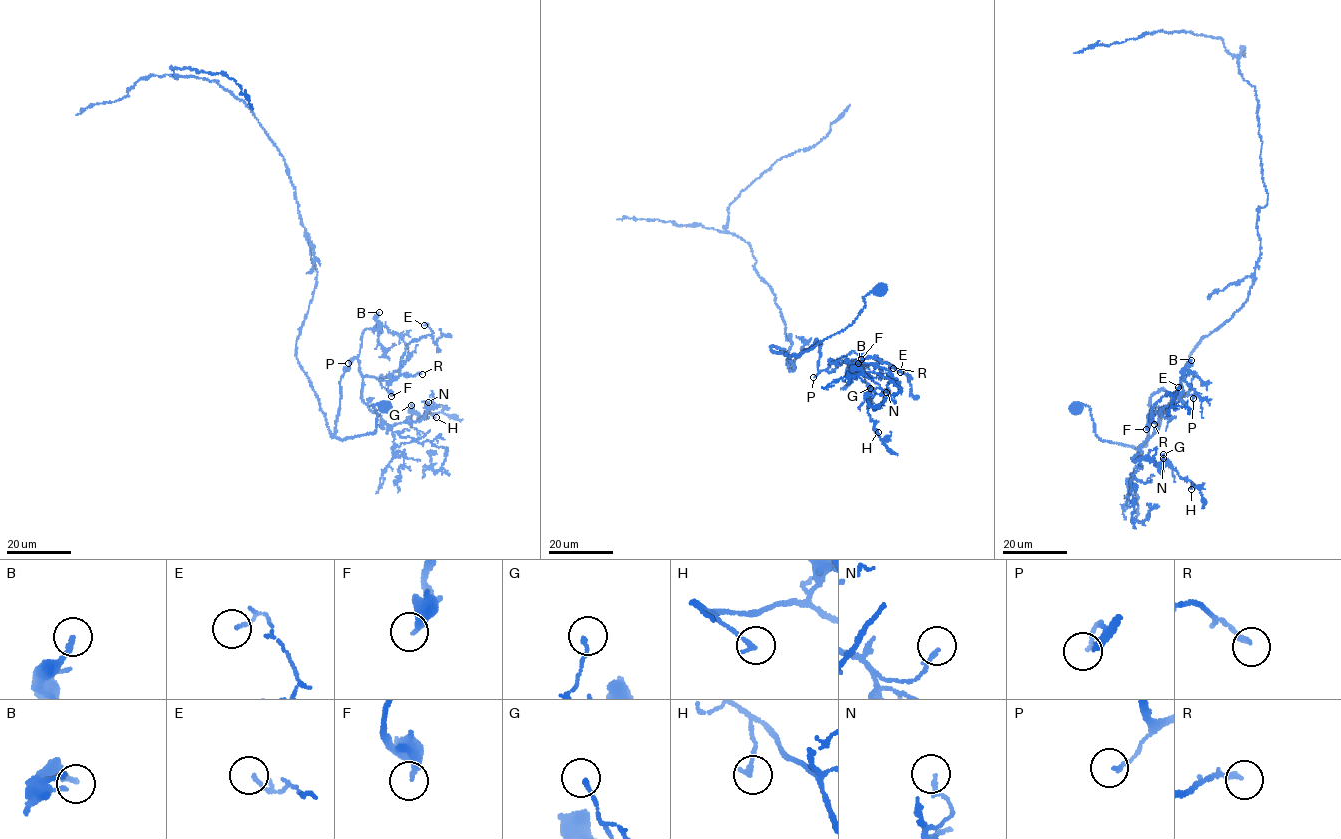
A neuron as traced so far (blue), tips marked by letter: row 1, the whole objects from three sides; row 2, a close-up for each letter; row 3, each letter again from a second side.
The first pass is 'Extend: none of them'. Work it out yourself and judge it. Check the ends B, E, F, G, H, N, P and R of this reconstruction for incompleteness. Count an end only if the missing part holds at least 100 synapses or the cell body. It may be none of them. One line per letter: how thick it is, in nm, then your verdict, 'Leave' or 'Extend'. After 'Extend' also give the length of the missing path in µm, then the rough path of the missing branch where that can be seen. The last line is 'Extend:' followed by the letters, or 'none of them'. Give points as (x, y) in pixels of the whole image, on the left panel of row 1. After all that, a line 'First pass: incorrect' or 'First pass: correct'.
B: Thickness 200 nm. Extend. Missing length about 30 µm. Course of what is missing: (379, 312), (383, 276), (392, 268), (398, 254), (410, 248)
E: Thickness 90 nm. Leave
F: Thickness 280 nm. Leave
G: Thickness 140 nm. Leave
H: Thickness 170 nm. Leave
N: Thickness 130 nm. Leave
P: Thickness 120 nm. Leave
R: Thickness 180 nm. Leave
Extend: B
First pass: incorrect

